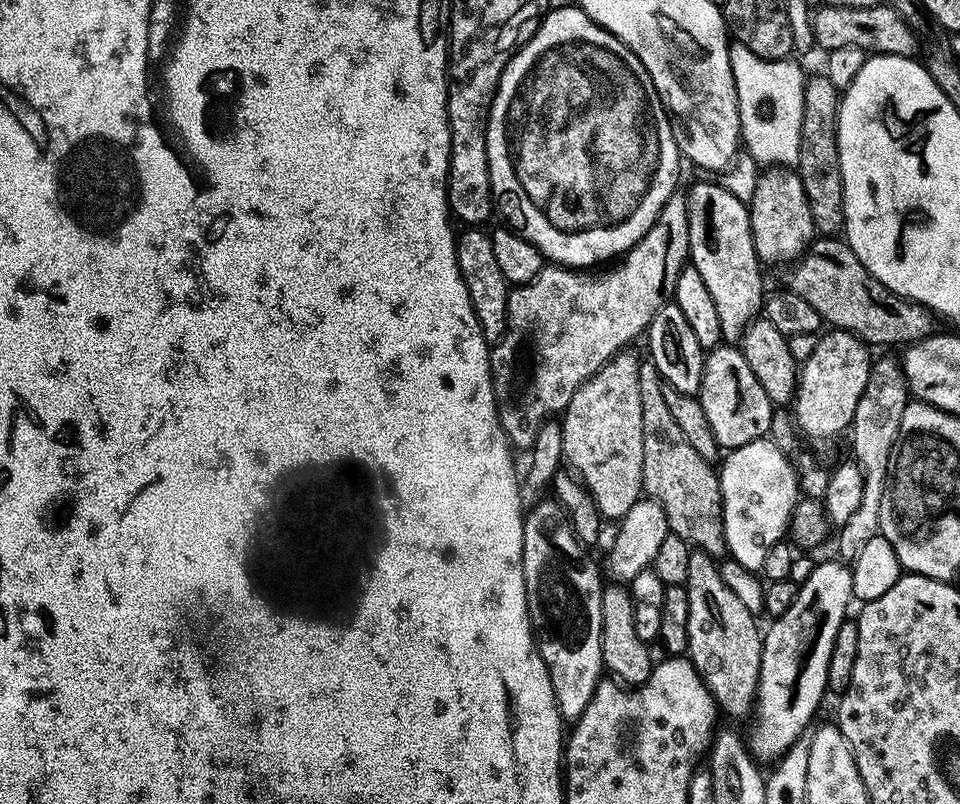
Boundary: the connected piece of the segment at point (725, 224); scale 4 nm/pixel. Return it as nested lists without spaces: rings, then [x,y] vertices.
[[[720,182],[696,184],[687,189],[688,225],[690,242],[688,254],[691,267],[702,274],[714,307],[718,310],[718,322],[722,322],[724,340],[736,342],[748,331],[750,325],[761,315],[766,291],[762,265],[756,257],[754,234],[750,226],[749,205],[734,196]]]

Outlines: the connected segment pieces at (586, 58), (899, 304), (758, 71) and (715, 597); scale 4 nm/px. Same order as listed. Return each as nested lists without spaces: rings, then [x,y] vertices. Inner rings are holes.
[[[579,6],[572,8],[556,8],[545,15],[540,23],[540,30],[520,47],[500,79],[500,87],[496,89],[496,97],[492,100],[492,109],[488,112],[488,169],[490,170],[490,186],[492,187],[492,203],[497,217],[505,220],[511,231],[520,235],[523,240],[530,242],[544,255],[545,261],[556,266],[588,270],[600,266],[603,260],[611,261],[629,252],[639,242],[641,233],[629,232],[633,223],[651,225],[656,215],[666,206],[673,192],[677,191],[676,179],[680,176],[682,153],[677,137],[665,136],[664,121],[670,118],[670,113],[658,90],[642,62],[614,34],[610,34],[585,14]],[[524,202],[540,214],[538,216],[538,238],[526,238],[526,212]]]
[[[813,239],[812,243],[808,245],[807,252],[795,261],[787,269],[787,272],[787,291],[802,294],[802,298],[806,298],[806,302],[810,302],[810,306],[814,306],[814,310],[818,310],[820,319],[825,325],[854,334],[869,346],[875,346],[875,344],[907,346],[918,340],[925,340],[927,336],[931,336],[937,331],[937,317],[929,308],[925,308],[923,304],[916,304],[913,300],[903,300],[901,296],[894,294],[886,286],[882,286],[882,282],[878,282],[878,278],[874,278],[868,273],[866,266],[862,266],[862,262],[858,262],[854,250],[843,239]]]
[[[739,42],[729,45],[728,57],[738,94],[740,133],[745,151],[760,166],[797,165],[806,74],[794,60],[762,59]]]
[[[699,550],[687,553],[688,565],[685,578],[690,602],[690,618],[688,619],[688,650],[687,659],[692,661],[696,673],[704,679],[705,686],[716,700],[716,707],[721,713],[728,716],[744,716],[753,711],[756,703],[756,687],[760,677],[762,666],[762,628],[756,625],[757,617],[750,611],[740,599],[734,595],[734,590],[722,582],[720,564]]]

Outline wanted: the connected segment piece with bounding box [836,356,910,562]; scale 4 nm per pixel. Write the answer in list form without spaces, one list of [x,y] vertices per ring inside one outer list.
[[[884,356],[881,360],[879,358],[873,359],[872,373],[868,375],[866,390],[862,390],[862,398],[858,398],[858,406],[854,410],[854,418],[850,425],[850,433],[852,432],[852,452],[850,452],[850,456],[860,467],[860,473],[864,475],[864,481],[862,482],[862,500],[858,502],[858,510],[854,510],[854,514],[850,514],[850,518],[846,518],[846,522],[839,525],[837,531],[840,533],[836,536],[836,548],[840,551],[838,556],[841,561],[850,562],[854,558],[858,558],[862,546],[866,546],[866,542],[870,542],[870,538],[874,538],[879,533],[880,503],[886,486],[886,478],[890,475],[890,454],[900,429],[902,414],[909,403],[910,393],[901,361],[897,357],[895,360],[892,356]]]

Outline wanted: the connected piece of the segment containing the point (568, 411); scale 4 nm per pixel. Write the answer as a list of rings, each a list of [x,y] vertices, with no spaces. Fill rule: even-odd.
[[[632,350],[619,352],[617,356],[612,357],[607,364],[604,364],[593,376],[586,381],[583,386],[576,389],[574,398],[570,398],[568,407],[562,413],[562,423],[560,424],[562,442],[564,443],[563,459],[567,467],[588,487],[588,492],[594,498],[598,506],[601,517],[605,521],[612,520],[618,522],[642,498],[644,492],[644,479],[642,478],[642,394],[640,393],[640,365],[641,357],[638,358],[632,353]]]

